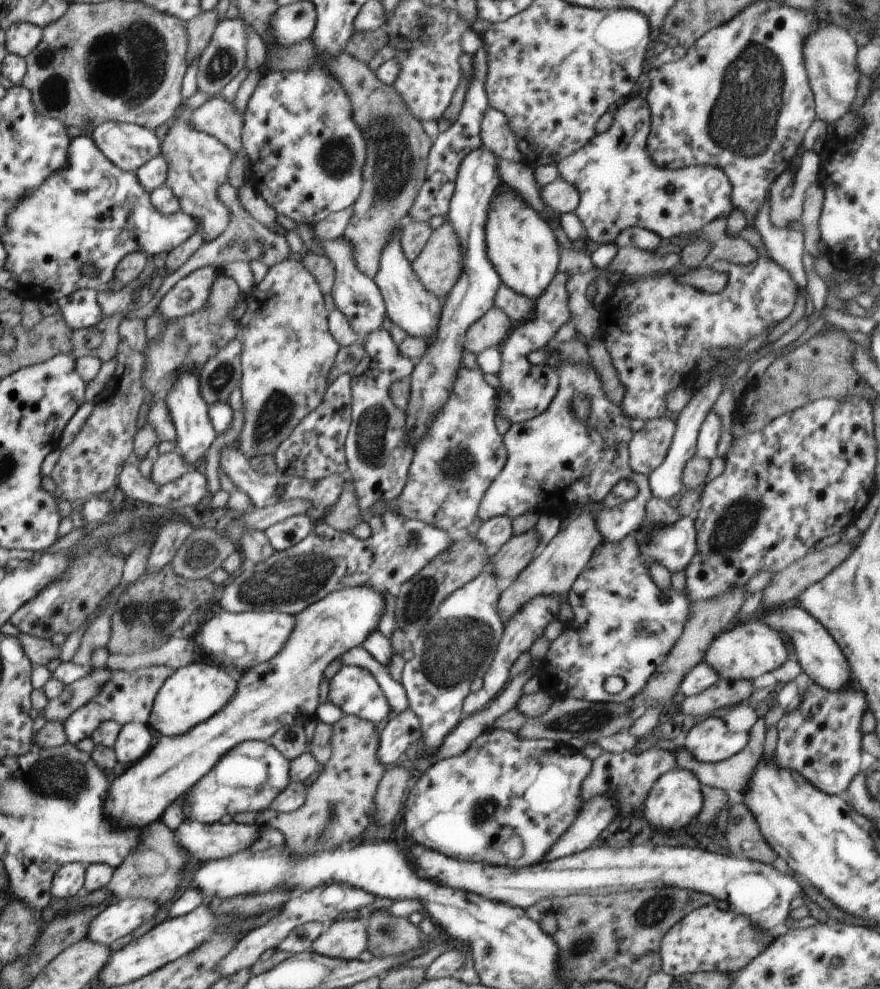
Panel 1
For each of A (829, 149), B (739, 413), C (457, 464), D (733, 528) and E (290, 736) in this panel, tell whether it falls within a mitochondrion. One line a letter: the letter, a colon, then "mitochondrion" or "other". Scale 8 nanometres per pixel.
A: other
B: other
C: mitochondrion
D: mitochondrion
E: mitochondrion

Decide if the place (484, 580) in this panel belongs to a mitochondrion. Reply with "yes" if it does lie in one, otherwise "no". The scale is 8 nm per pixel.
no

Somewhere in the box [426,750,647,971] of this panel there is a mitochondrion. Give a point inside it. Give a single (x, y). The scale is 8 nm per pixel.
(582, 947)

